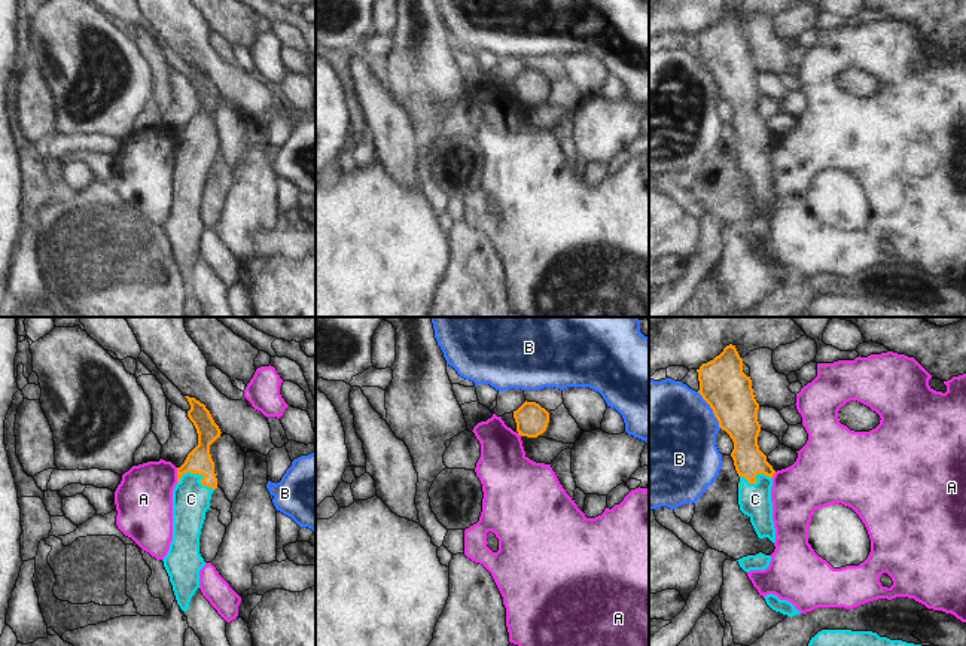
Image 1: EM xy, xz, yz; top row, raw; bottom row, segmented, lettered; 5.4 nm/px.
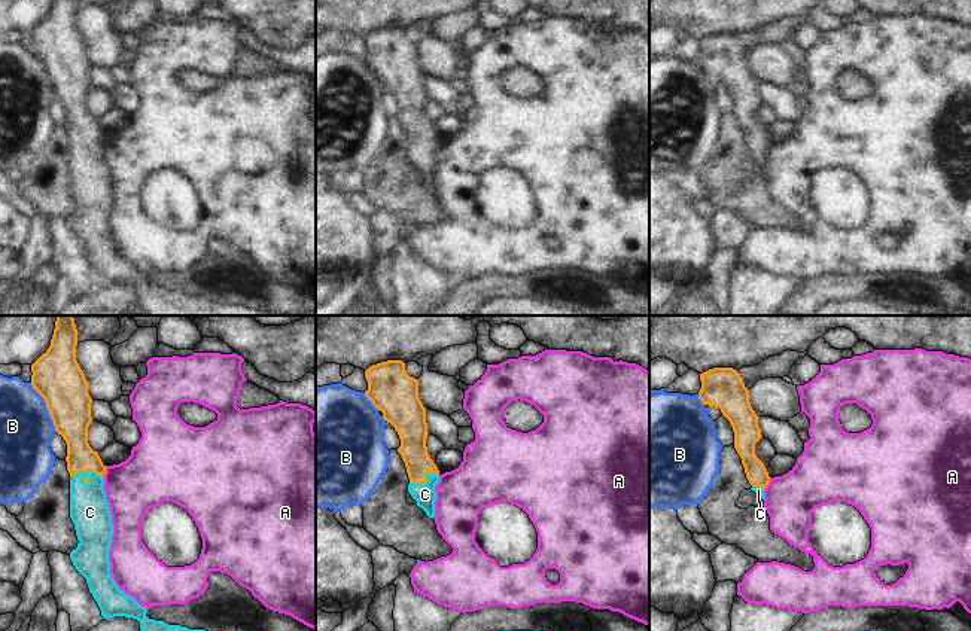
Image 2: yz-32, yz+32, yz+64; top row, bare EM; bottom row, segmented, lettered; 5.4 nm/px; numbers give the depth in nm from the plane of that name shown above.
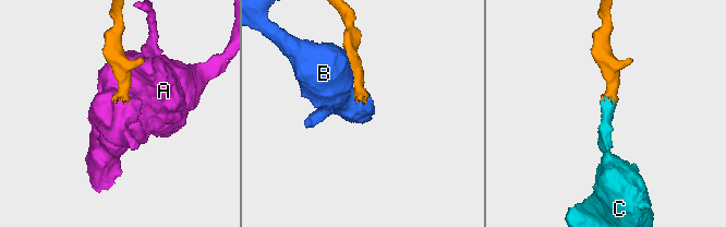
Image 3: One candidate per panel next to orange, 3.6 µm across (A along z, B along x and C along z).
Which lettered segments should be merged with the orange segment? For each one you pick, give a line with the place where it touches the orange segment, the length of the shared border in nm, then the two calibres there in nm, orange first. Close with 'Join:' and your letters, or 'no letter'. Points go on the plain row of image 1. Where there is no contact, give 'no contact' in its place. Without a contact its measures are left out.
C: contact xy (198, 139); length 200 nm; calibres 140 and 200 nm
Join: C

